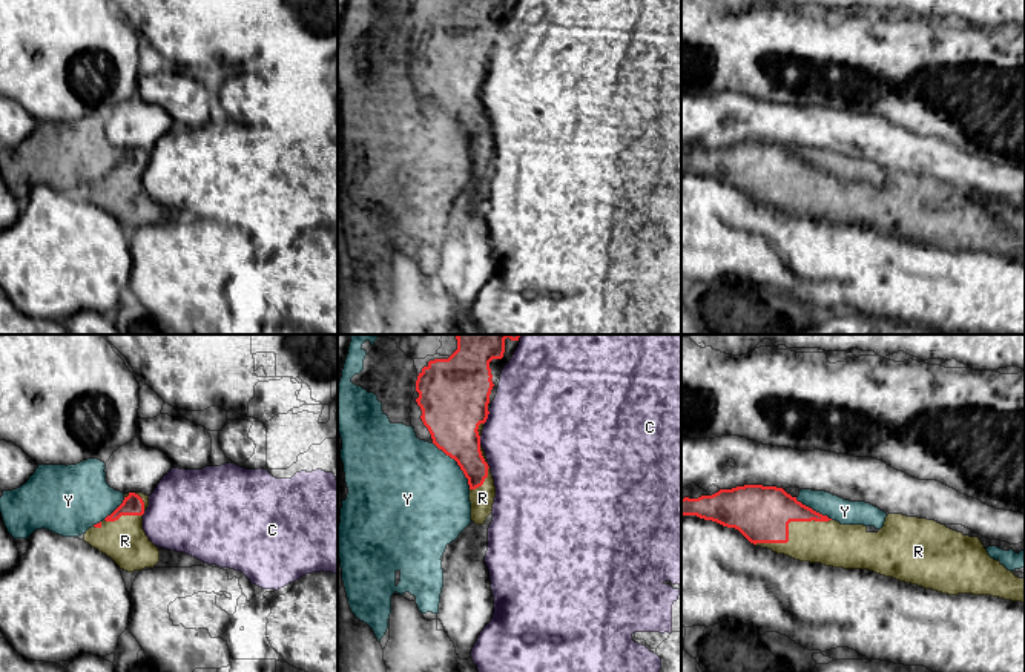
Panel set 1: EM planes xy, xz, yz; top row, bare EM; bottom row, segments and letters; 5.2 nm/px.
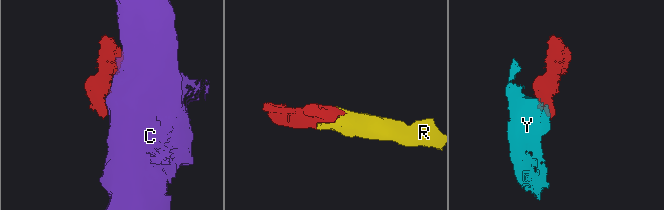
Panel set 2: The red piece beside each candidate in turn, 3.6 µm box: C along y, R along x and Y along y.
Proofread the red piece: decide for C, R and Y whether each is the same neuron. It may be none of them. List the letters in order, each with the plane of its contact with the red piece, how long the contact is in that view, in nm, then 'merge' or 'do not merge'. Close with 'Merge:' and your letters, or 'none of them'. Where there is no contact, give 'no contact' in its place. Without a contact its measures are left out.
C: xz | 70 nm | do not merge
R: yz | 420 nm | merge
Y: xz | 320 nm | do not merge
Merge: R

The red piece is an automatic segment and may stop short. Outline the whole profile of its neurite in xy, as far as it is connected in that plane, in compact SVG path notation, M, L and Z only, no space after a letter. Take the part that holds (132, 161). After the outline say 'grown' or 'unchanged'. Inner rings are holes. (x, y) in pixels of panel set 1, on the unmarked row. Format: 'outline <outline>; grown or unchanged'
outline M124 150L123 160L103 178L89 184L83 196L127 229L153 224L160 218L160 207L143 186L147 163L149 152Z; grown

